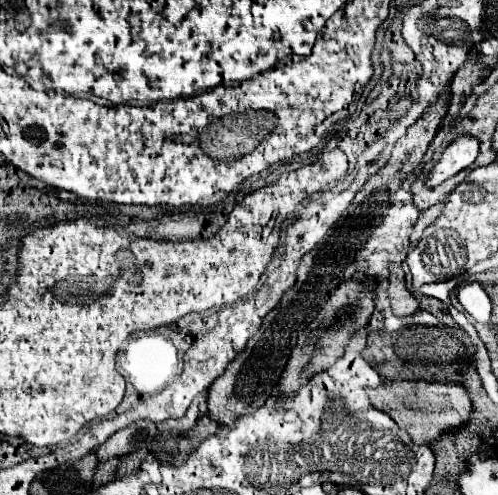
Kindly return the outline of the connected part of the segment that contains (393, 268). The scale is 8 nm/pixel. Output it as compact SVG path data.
M389 263L389 299L391 299L391 311L397 317L405 317L405 315L413 315L415 311L419 311L419 301L407 291L405 287L405 277L399 265Z

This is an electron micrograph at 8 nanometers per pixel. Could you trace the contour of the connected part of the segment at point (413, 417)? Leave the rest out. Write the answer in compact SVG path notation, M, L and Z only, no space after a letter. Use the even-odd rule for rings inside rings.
M383 381L375 389L367 389L373 407L385 411L401 429L405 429L413 443L429 445L445 431L453 431L469 419L469 395L461 385L427 383L427 381Z

